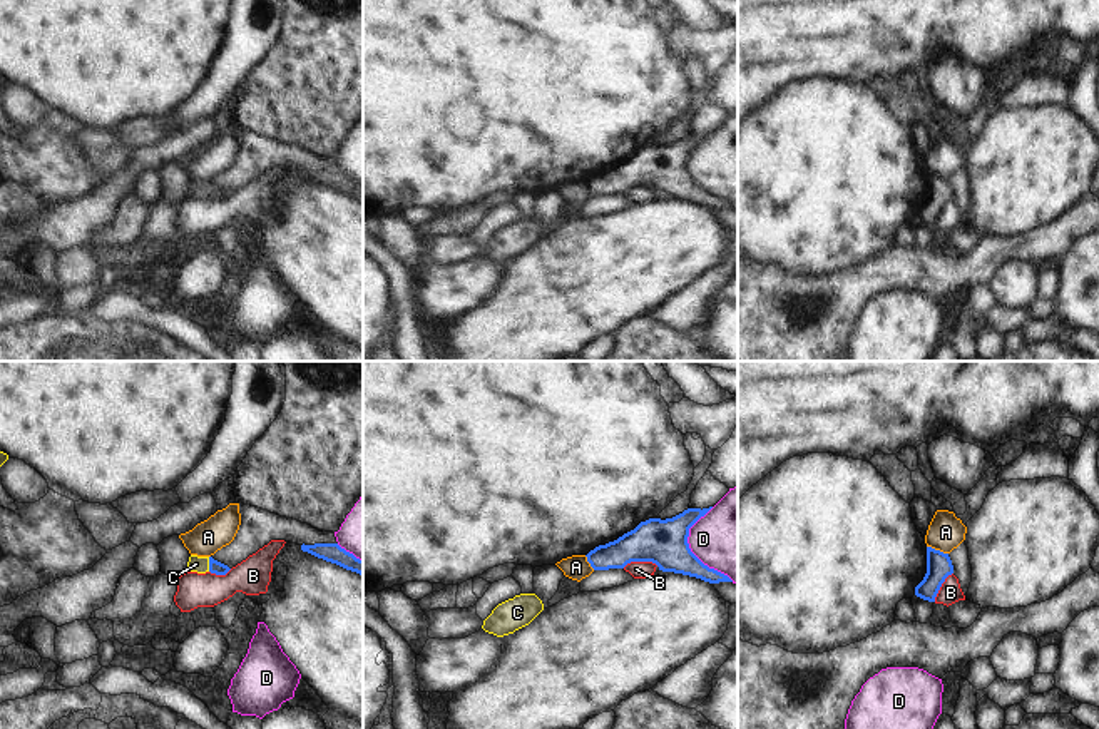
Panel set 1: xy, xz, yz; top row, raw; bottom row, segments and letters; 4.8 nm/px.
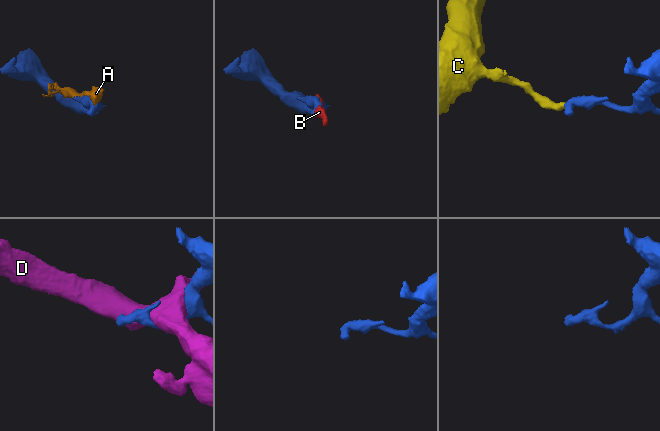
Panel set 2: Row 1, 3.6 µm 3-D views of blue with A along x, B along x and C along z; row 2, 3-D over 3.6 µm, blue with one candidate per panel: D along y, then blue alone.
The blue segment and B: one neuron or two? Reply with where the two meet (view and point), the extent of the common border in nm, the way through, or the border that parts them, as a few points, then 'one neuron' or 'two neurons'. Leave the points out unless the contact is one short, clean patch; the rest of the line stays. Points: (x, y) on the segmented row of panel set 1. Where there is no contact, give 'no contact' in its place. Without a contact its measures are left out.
contact xz (639, 560); length 180 nm; two neurons

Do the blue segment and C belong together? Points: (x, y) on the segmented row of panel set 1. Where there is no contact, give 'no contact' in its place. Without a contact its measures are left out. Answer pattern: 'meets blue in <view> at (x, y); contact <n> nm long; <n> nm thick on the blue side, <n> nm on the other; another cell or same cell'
meets blue in xy at (209, 564); contact 70 nm long; 70 nm thick on the blue side, 80 nm on the other; same cell

